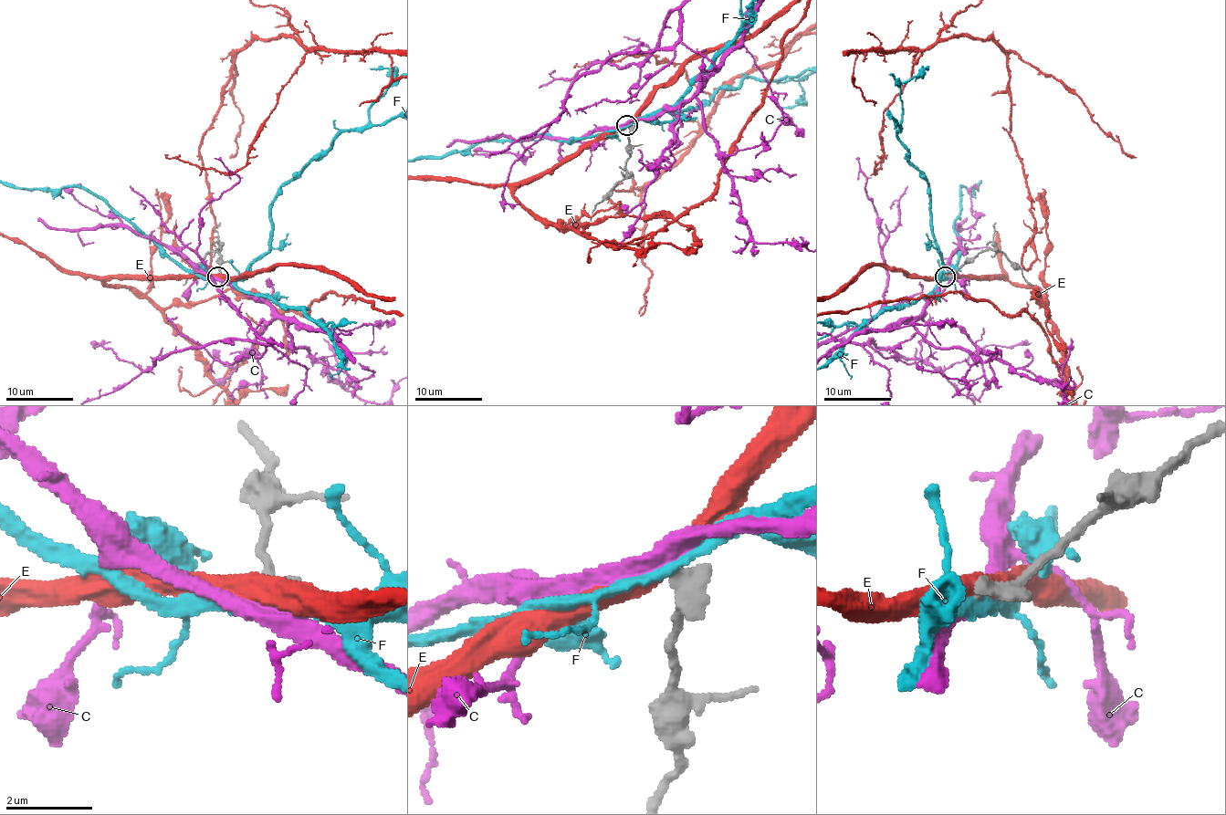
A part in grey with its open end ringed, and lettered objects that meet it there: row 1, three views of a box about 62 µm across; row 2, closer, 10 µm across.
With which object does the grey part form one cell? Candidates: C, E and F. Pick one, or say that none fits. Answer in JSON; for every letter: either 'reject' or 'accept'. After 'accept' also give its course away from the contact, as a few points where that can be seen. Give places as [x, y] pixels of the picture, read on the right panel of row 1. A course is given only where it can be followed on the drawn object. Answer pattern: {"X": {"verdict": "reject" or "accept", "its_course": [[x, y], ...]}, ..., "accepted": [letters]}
{"C": {"verdict": "accept"}, "E": {"verdict": "reject"}, "F": {"verdict": "reject"}, "accepted": ["C"]}

